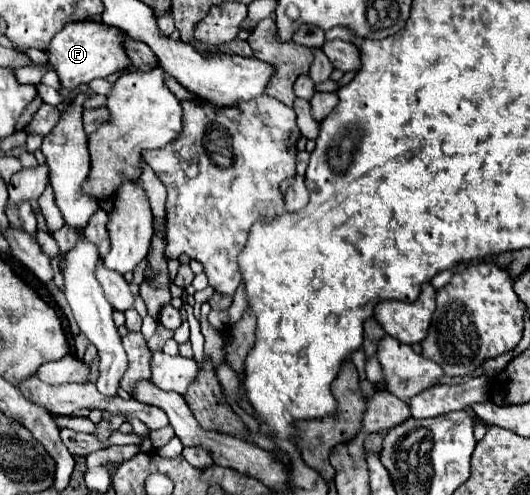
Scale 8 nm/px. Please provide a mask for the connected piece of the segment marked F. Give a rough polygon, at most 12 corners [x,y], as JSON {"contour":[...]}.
{"contour":[[71,22],[49,46],[63,88],[131,66],[123,34]]}

